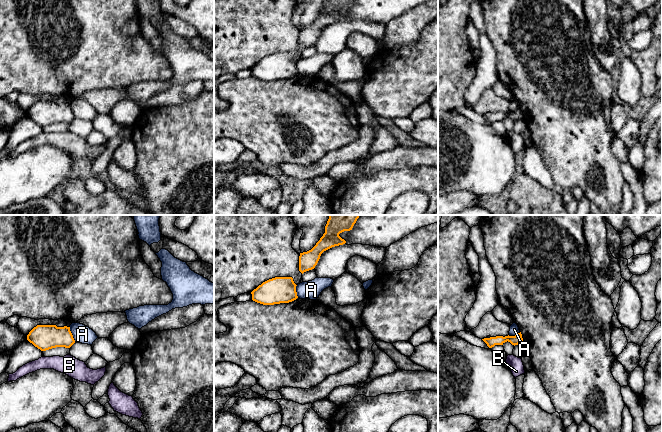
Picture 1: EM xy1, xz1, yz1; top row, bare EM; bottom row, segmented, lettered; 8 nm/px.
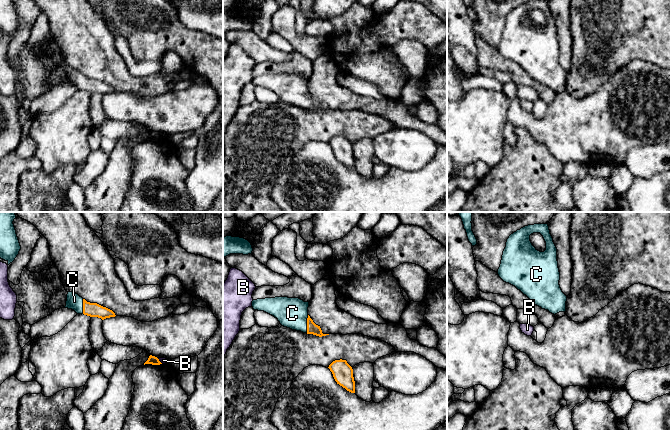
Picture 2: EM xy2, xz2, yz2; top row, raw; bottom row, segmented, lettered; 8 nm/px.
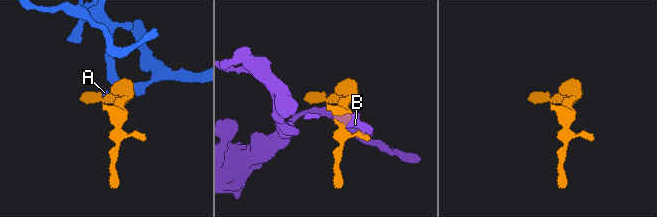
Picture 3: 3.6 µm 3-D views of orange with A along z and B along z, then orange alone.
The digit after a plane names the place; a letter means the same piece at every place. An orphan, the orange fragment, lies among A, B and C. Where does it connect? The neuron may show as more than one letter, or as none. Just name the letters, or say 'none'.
C

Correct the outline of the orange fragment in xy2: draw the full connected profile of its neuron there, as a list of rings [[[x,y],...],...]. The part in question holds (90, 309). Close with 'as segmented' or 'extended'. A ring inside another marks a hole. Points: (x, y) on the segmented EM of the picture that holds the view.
[[[68,292],[65,308],[74,310],[77,314],[84,314],[90,317],[98,317],[102,320],[115,317],[115,313],[97,303],[87,302],[74,292]]]; extended

